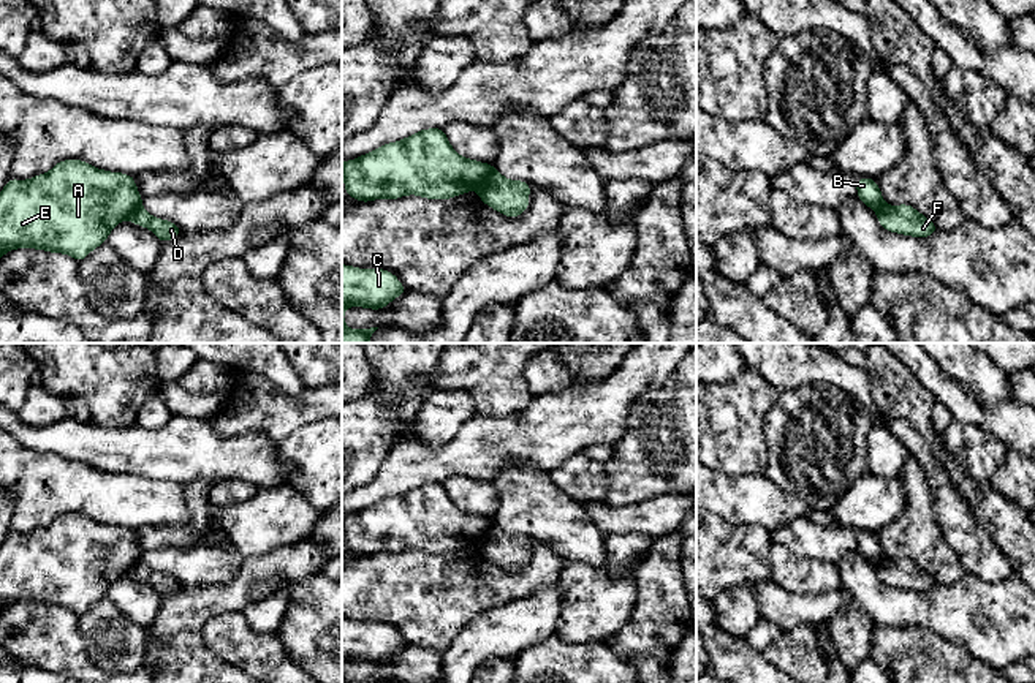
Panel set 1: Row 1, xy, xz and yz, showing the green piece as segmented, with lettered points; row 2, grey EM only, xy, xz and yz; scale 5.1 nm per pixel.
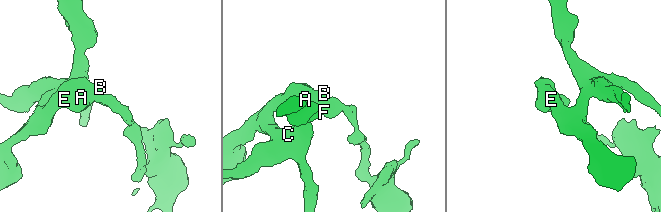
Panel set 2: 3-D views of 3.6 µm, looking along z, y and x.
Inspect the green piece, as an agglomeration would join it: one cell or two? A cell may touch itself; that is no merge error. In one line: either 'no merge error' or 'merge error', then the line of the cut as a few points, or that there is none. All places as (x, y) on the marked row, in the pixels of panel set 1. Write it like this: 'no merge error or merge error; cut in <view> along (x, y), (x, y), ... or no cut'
merge error; cut in xz along (494, 168), (475, 188)

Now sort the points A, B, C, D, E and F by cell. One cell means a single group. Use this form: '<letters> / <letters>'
A B C E / D F

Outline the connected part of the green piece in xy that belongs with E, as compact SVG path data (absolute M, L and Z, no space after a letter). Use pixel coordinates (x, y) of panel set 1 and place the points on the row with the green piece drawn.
M76 158L59 161L49 172L28 180L9 177L0 193L0 258L14 248L36 248L65 253L79 262L141 202L133 175L103 171Z

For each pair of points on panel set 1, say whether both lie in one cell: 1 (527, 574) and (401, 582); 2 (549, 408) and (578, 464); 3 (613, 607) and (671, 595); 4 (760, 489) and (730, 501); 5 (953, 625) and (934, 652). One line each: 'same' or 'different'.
1: same
2: different
3: different
4: same
5: different

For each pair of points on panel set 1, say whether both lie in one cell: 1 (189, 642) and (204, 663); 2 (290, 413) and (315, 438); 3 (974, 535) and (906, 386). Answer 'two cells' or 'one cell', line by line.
1: one cell
2: two cells
3: two cells

